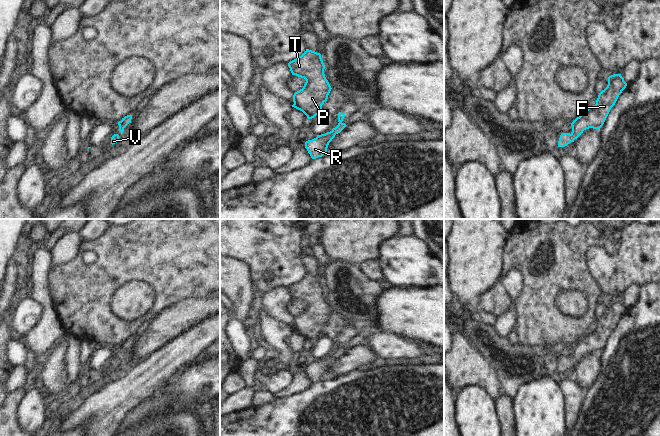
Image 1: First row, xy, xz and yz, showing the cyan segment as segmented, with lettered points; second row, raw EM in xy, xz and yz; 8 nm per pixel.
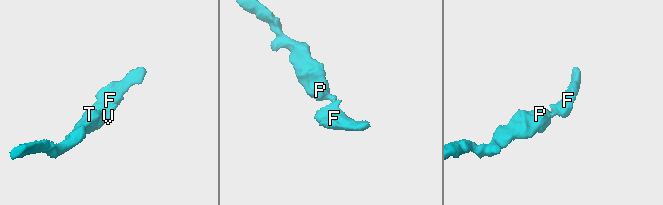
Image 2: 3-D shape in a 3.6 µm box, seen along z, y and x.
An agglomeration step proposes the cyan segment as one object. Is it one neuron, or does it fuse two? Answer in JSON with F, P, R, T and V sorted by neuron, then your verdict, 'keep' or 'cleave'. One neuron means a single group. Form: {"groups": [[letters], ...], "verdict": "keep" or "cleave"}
{"groups": [["F", "P", "R", "T", "V"]], "verdict": "keep"}

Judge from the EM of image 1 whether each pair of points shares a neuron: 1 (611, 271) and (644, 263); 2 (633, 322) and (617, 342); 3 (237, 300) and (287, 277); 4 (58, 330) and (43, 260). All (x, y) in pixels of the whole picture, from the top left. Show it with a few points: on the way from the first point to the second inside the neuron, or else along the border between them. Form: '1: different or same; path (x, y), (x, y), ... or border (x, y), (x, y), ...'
1: same; path (619, 270), (630, 263), (636, 263)
2: same; path (630, 327), (620, 337)
3: different; border (239, 261), (243, 261), (248, 266), (253, 281)
4: same; path (49, 313), (47, 303), (40, 292), (40, 277)

